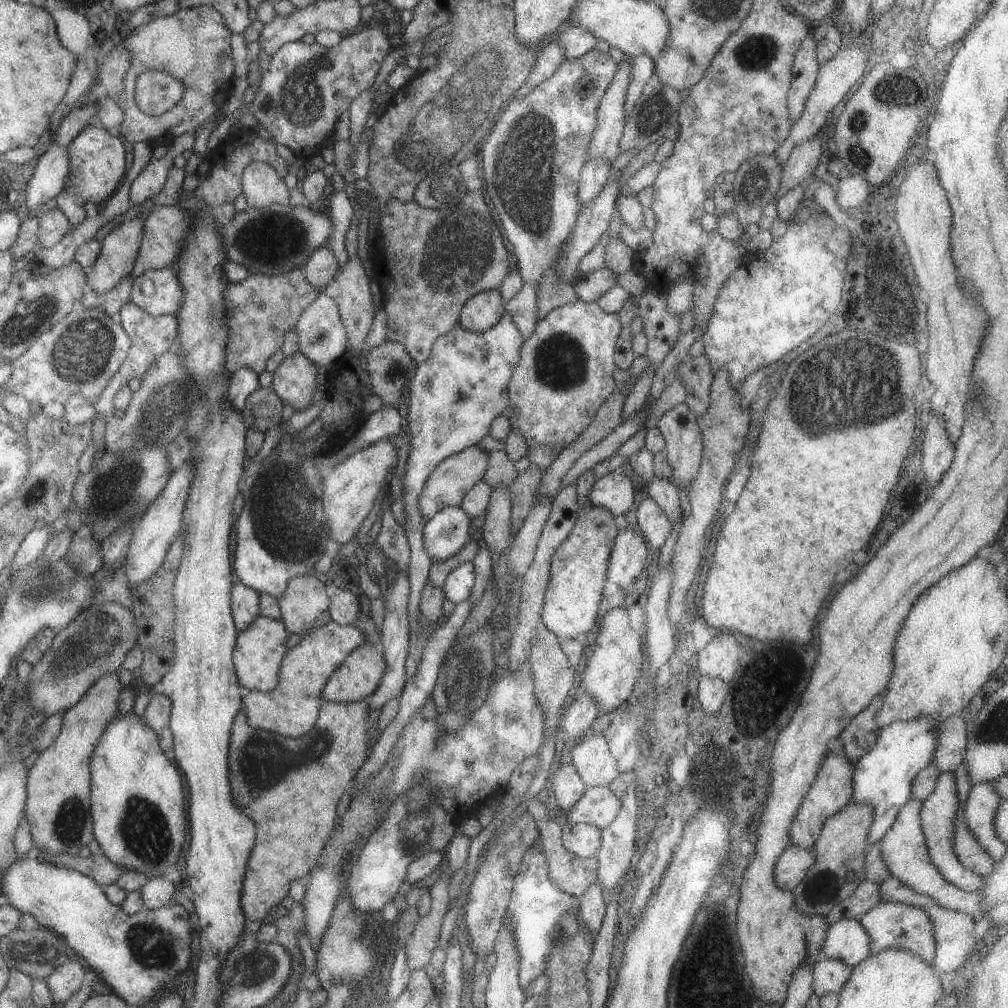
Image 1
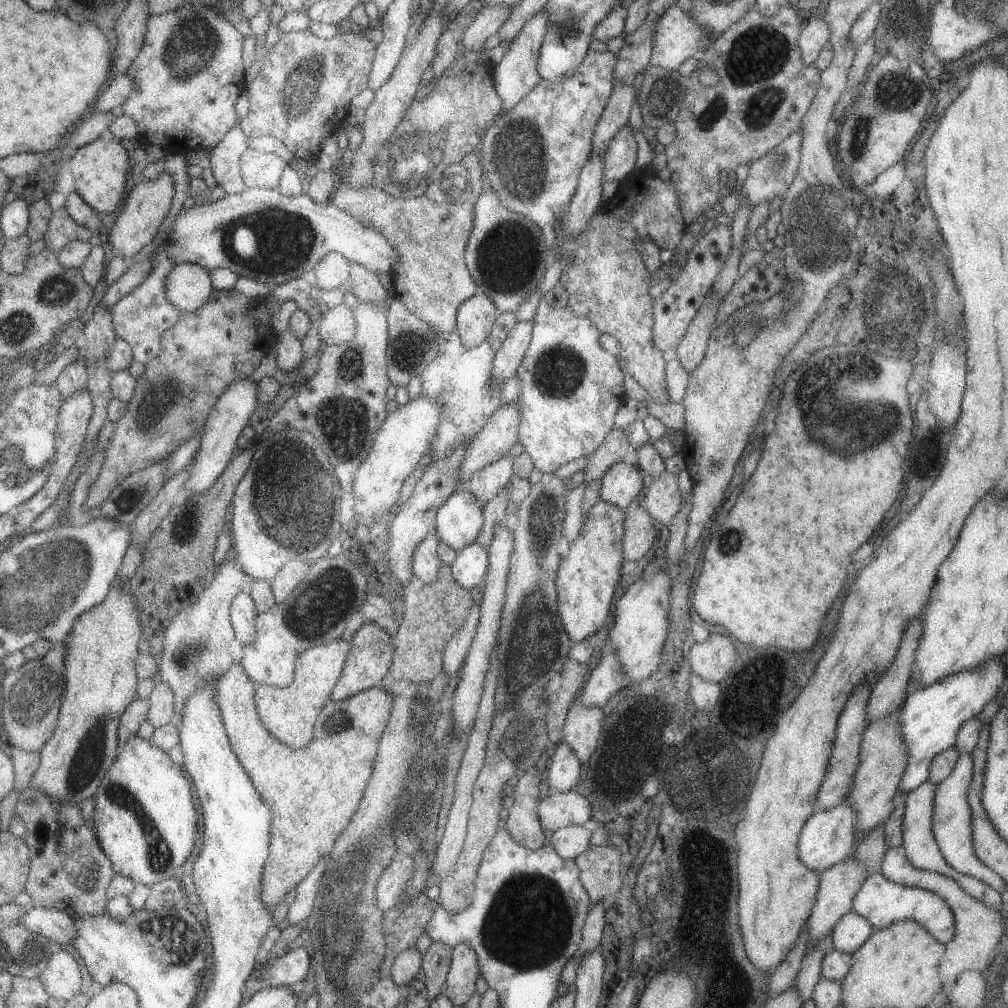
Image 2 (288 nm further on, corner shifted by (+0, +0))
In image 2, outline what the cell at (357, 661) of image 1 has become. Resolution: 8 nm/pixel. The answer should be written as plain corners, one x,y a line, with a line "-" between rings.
365,624
361,626
349,640
349,654
345,658
345,666
339,674
339,680
337,684
333,686
331,694
329,694
329,700
331,702
341,702
341,700
347,700
363,690
369,690
369,688
379,688
383,676
387,674
389,670
389,664
391,664
391,656
393,656
393,638
391,638
391,632
387,630
381,630
377,628
375,624

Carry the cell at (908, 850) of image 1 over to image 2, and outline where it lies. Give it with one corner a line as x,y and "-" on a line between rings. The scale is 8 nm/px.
923,782
919,784
913,792
907,794
907,800
905,800
905,808
903,808
903,820
901,820
901,848
905,852
905,858
907,862
917,868
917,870
925,870
925,872
933,872
933,874
941,874
945,878
951,878
967,896
983,902
987,908
991,910
997,910
999,904
1001,904
1001,894
989,886
985,886
983,882
977,882
975,878
969,878
965,874
959,874
955,872
941,856
937,844
935,844
935,838
933,838
933,832
931,832
931,818
933,818
933,798
935,798
935,788
931,782

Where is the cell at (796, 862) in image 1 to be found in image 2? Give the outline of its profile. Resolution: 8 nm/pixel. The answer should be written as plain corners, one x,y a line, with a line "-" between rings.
837,804
825,812
813,814
799,832
797,838
797,858
807,870
819,874
827,868
833,868
839,862
845,862
855,848
855,812
847,804

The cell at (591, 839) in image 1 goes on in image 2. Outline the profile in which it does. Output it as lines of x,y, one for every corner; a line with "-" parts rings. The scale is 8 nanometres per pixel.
563,826
555,832
551,832
547,838
547,842
553,846
555,854
563,860
573,860
575,856
579,856
581,852
585,852
591,846
589,840
591,832
587,830
587,826

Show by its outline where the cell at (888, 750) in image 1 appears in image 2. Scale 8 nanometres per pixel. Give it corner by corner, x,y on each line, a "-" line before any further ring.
991,658
991,662
985,662
983,666
971,672
953,674
951,678
943,678
941,682
935,682
929,688
913,690
905,696
905,702
901,704
899,714
895,718
907,754
907,764
897,794
909,794
927,780
931,760
955,744
959,726
963,726
963,722
967,722
969,718
975,718
975,714
979,714
981,708
985,708
993,700
1001,680
1003,664
999,658

